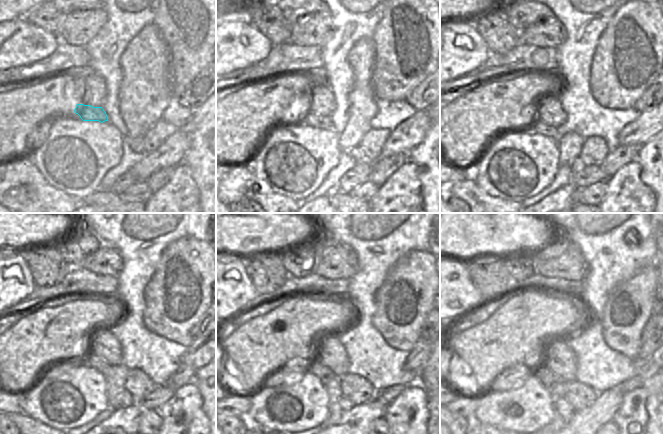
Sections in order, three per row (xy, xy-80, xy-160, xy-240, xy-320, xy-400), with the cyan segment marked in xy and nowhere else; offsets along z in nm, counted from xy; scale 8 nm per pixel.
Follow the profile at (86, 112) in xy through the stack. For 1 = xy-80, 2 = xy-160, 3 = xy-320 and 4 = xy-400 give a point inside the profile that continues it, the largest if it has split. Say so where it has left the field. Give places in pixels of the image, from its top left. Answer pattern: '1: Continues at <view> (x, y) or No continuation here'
1: Continues at xy-80 (309, 118)
2: Continues at xy-160 (539, 127)
3: Continues at xy-320 (315, 367)
4: Continues at xy-400 (556, 387)

